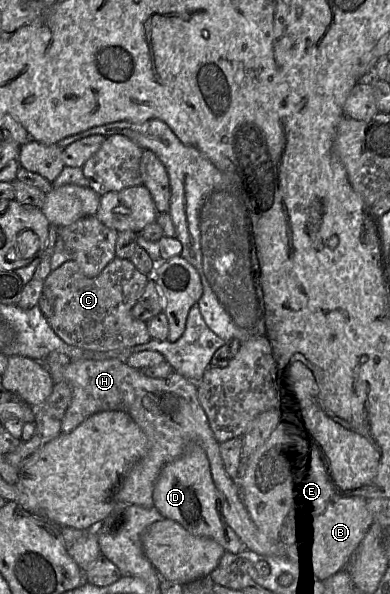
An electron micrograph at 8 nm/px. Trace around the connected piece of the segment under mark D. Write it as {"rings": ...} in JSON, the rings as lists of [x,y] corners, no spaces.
{"rings":[[[191,445],[179,458],[164,465],[155,483],[152,497],[153,506],[165,519],[178,522],[191,534],[212,538],[227,552],[237,554],[246,550],[223,516],[209,460],[200,445]]]}

